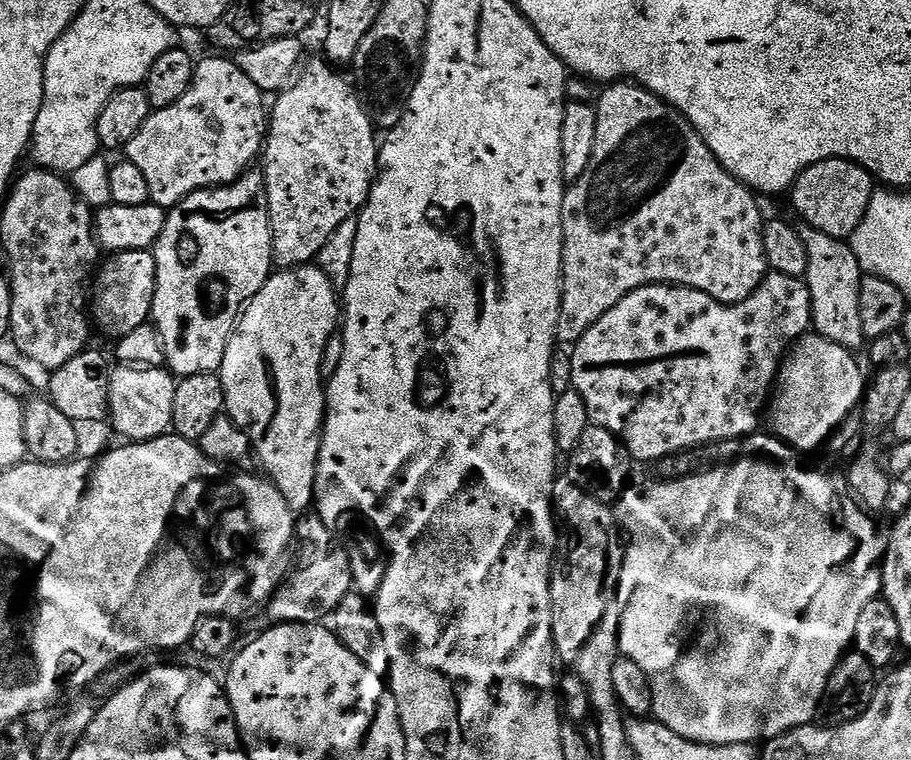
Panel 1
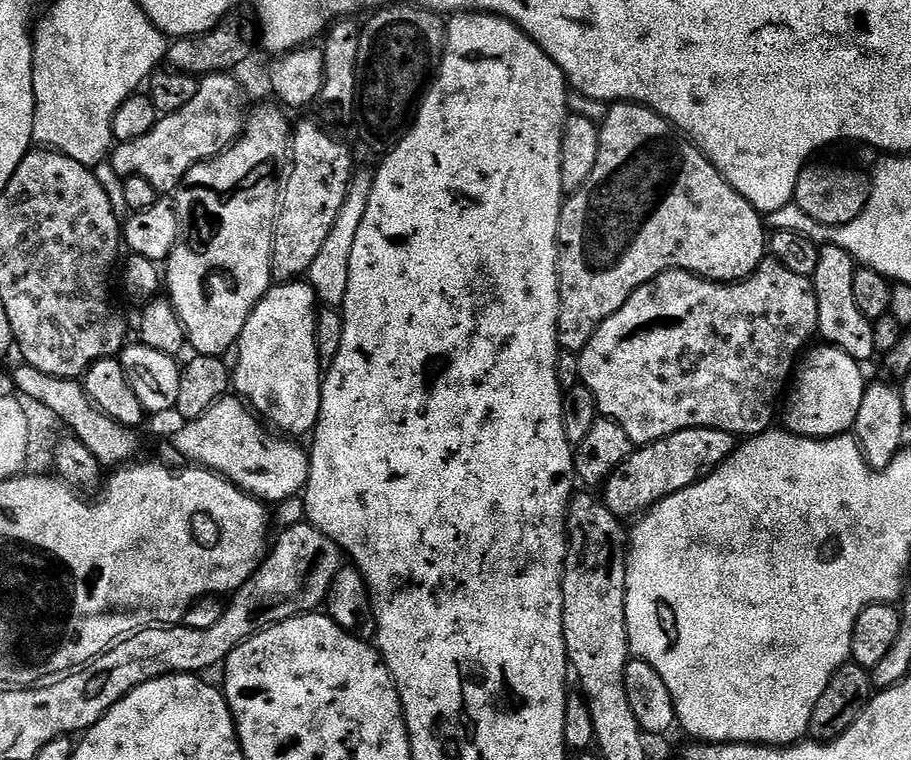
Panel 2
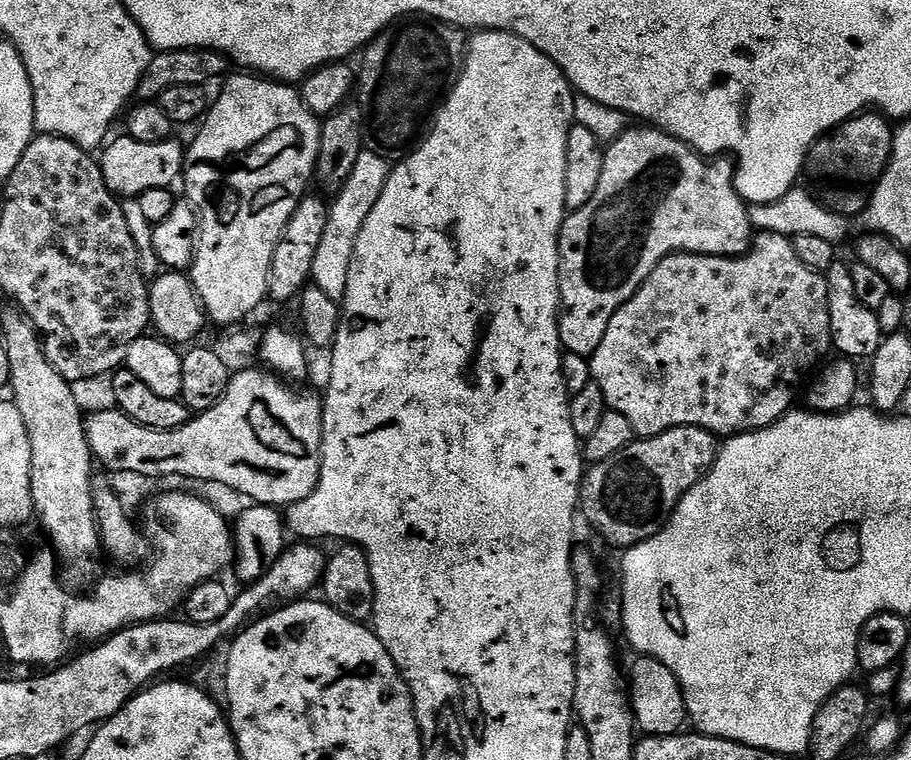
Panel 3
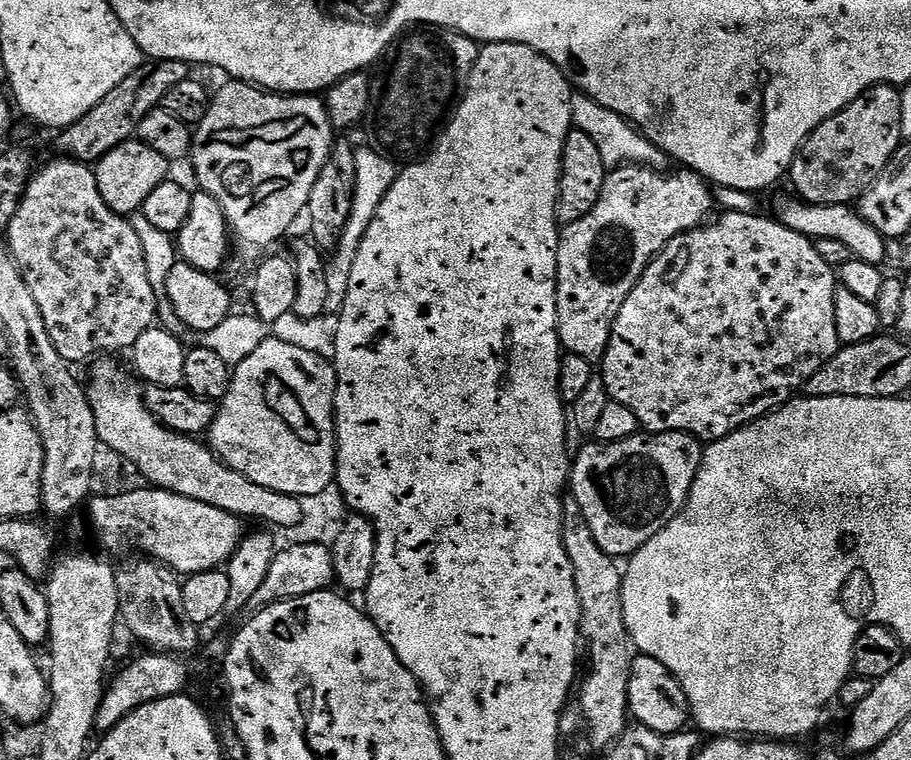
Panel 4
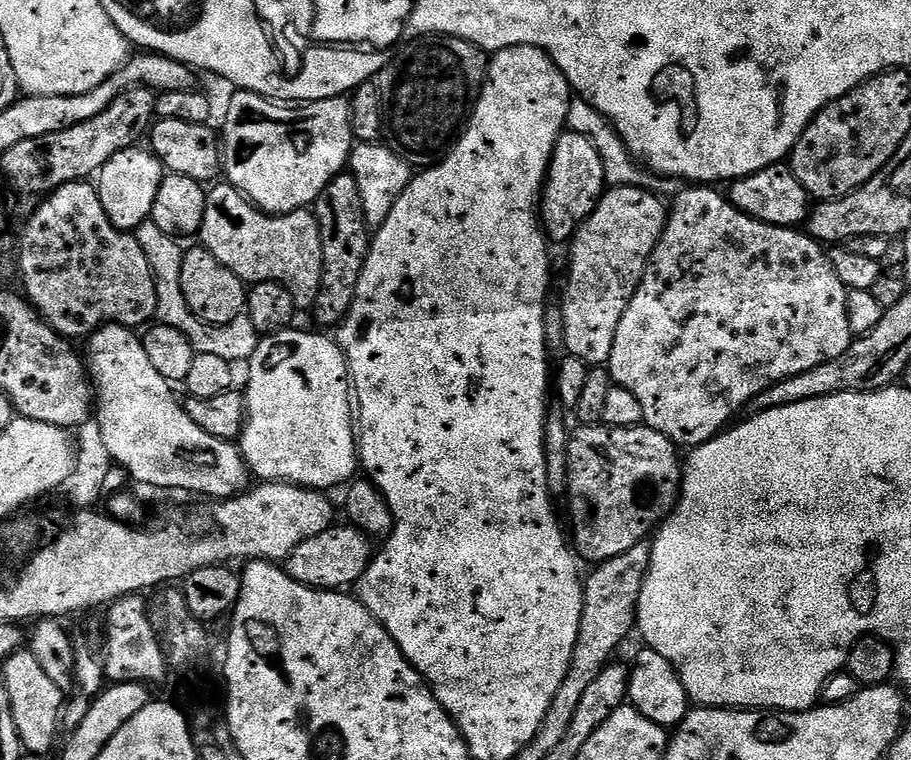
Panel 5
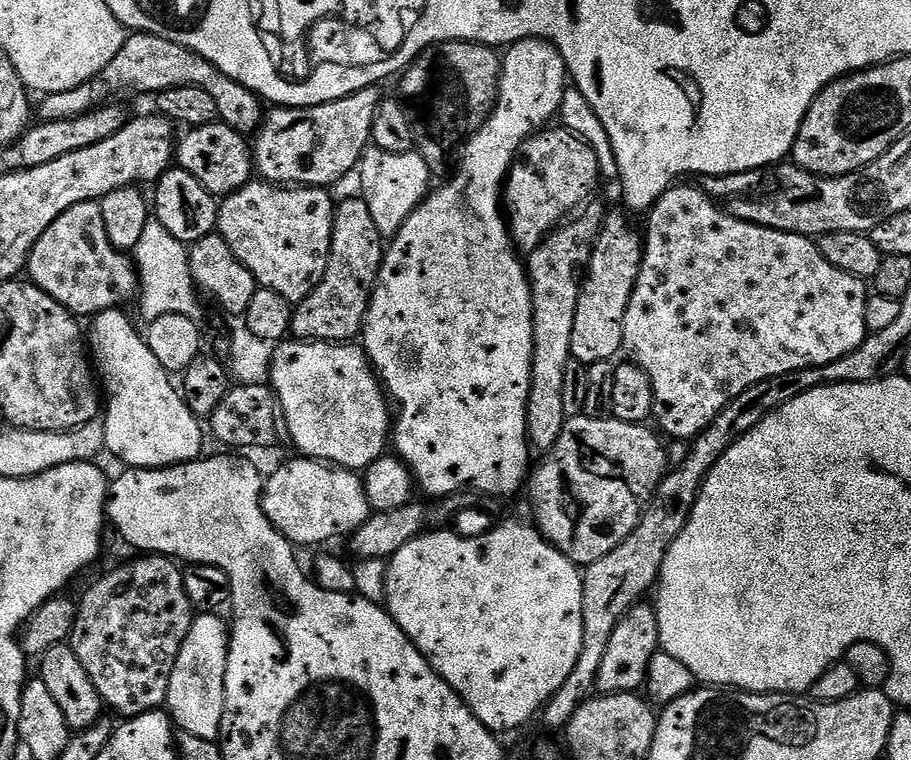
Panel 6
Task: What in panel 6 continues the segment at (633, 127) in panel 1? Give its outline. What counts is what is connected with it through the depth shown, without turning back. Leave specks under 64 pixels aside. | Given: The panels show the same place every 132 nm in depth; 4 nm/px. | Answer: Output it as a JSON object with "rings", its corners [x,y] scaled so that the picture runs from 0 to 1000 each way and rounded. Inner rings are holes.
{"rings":[[[682,276],[682,279],[671,279],[668,278],[664,283],[660,297],[659,308],[654,313],[654,322],[650,325],[650,338],[645,342],[645,350],[643,354],[643,362],[640,364],[637,376],[637,391],[634,392],[634,408],[630,408],[630,439],[628,441],[628,472],[638,474],[640,479],[655,479],[662,474],[672,476],[677,472],[676,467],[679,470],[682,467],[683,459],[685,457],[685,420],[687,418],[687,403],[692,403],[692,392],[696,387],[696,376],[700,371],[700,361],[703,359],[703,351],[707,343],[707,317],[705,314],[704,307],[698,307],[698,300],[693,295],[690,280],[688,278]]]}

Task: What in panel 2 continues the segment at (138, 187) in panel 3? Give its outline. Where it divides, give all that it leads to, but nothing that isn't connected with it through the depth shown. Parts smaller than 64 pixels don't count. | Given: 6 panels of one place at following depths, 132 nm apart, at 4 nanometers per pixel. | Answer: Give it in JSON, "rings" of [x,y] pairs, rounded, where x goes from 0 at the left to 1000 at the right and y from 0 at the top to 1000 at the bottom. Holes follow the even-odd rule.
{"rings":[[[255,97],[225,100],[217,124],[205,139],[186,153],[176,153],[169,171],[147,187],[128,188],[121,201],[121,217],[132,234],[160,234],[172,255],[189,255],[198,246],[202,230],[223,211],[233,211],[247,200],[263,180],[270,162],[268,121]]]}

